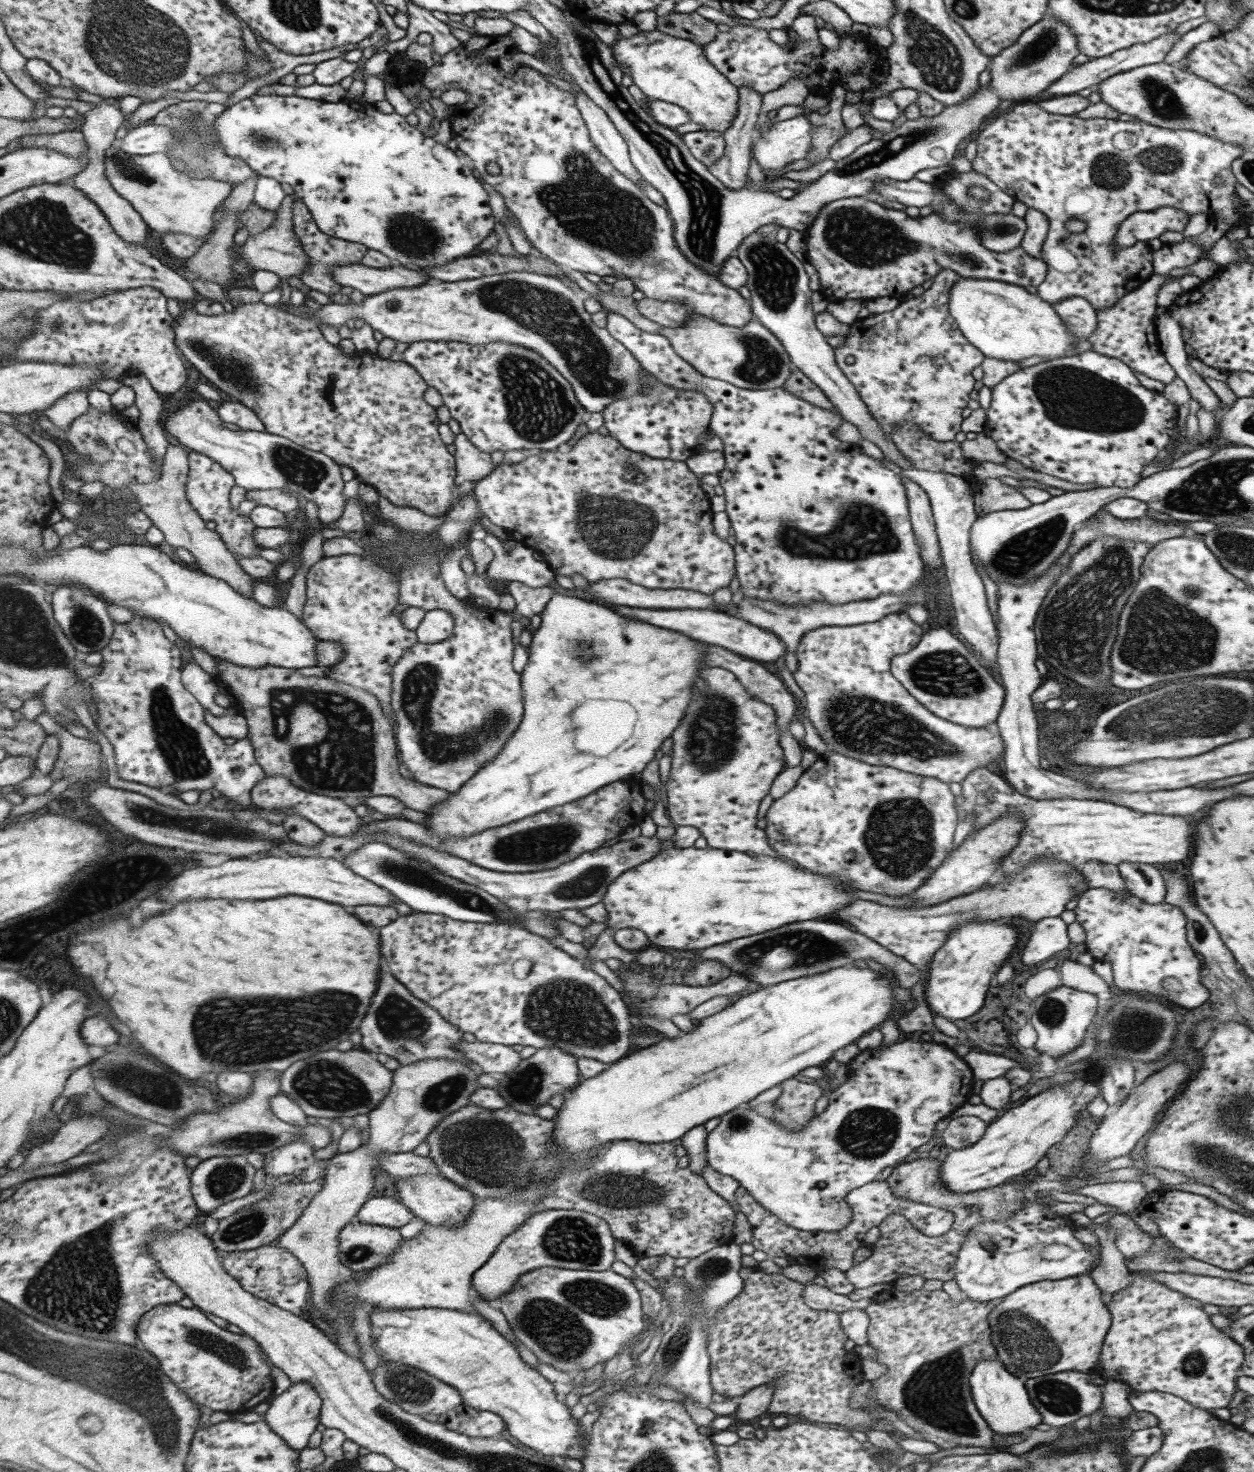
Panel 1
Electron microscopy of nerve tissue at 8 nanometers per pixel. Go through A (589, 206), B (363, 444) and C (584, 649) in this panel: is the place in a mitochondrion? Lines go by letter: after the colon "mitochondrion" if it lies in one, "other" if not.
A: mitochondrion
B: other
C: mitochondrion

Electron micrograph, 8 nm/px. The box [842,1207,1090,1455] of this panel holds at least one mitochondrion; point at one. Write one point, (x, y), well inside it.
(935, 1393)

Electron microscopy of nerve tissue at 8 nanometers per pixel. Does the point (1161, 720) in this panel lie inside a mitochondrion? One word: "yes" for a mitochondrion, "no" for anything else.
yes

